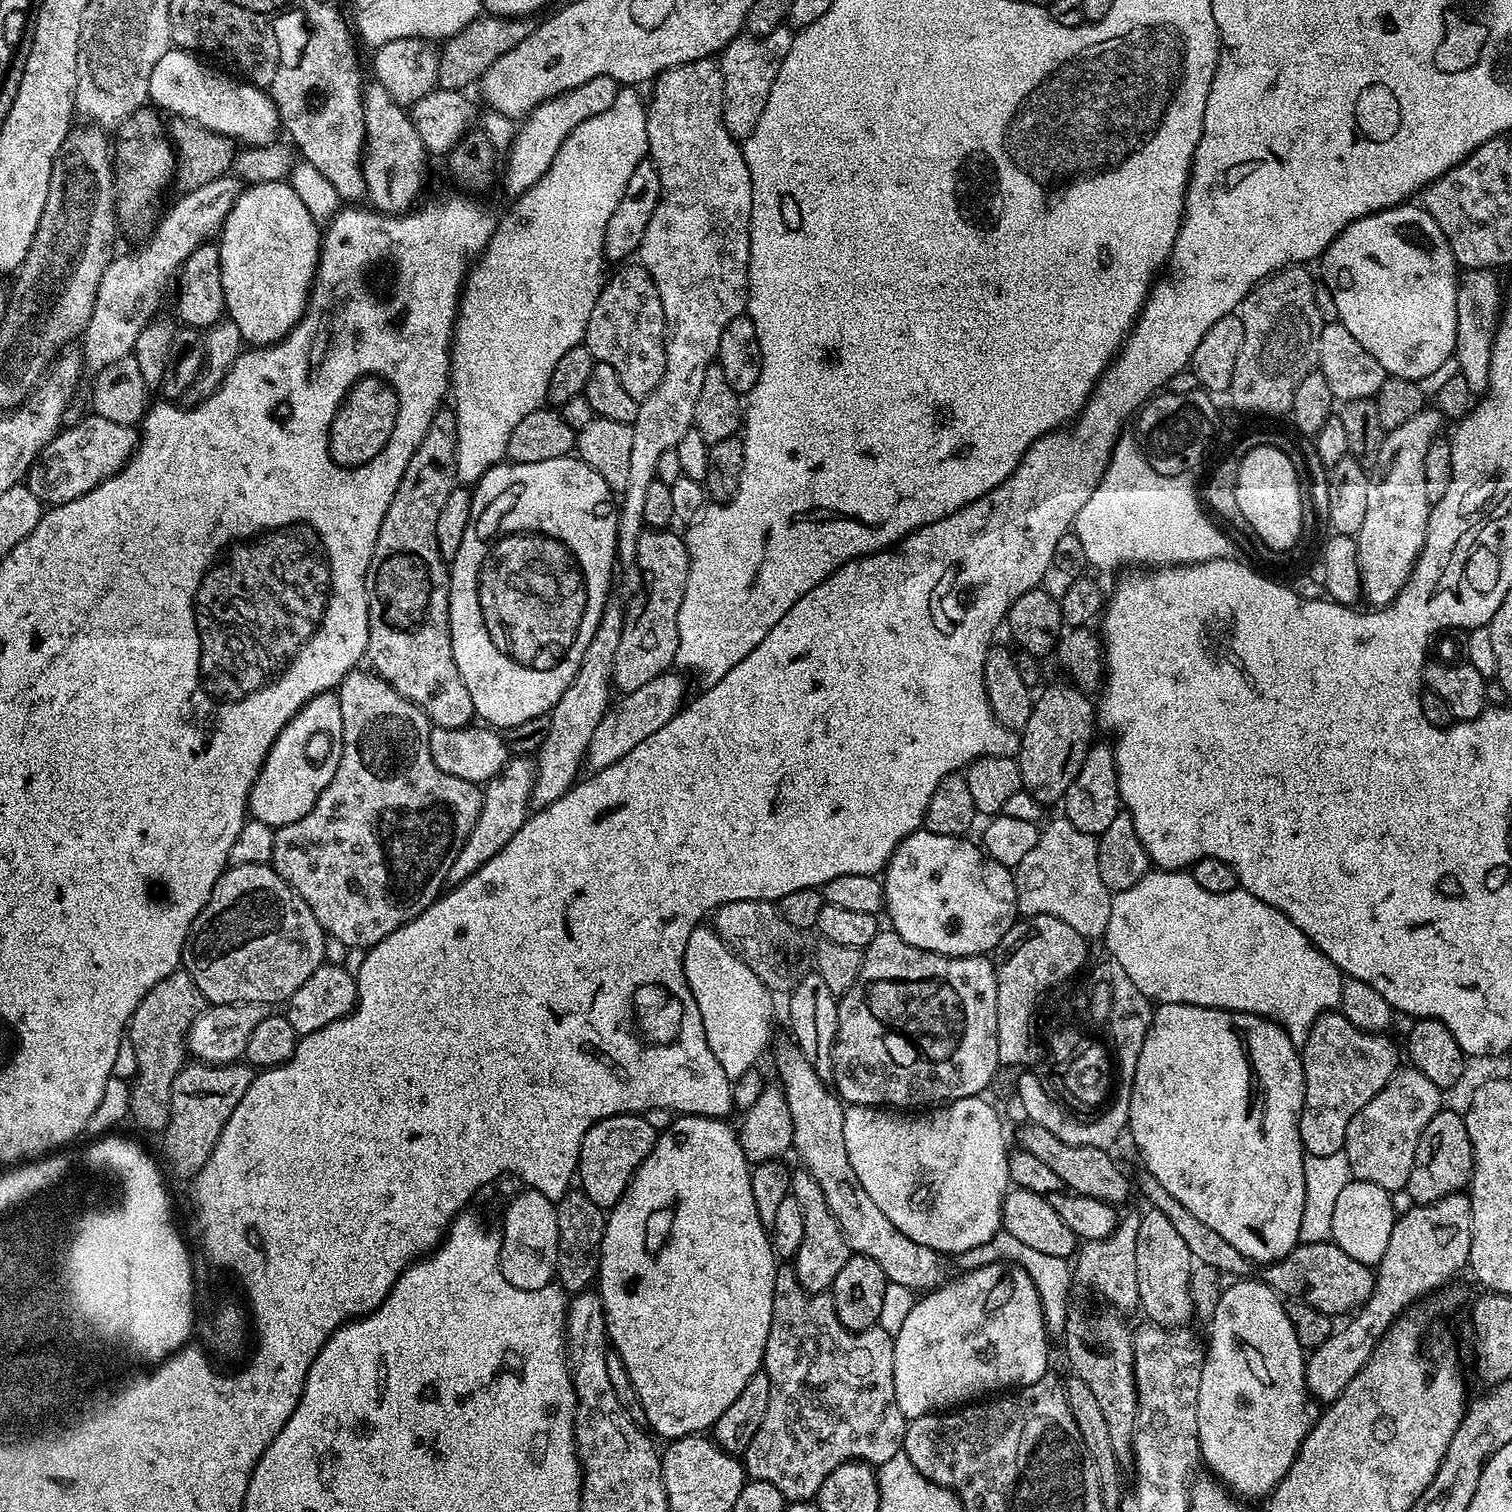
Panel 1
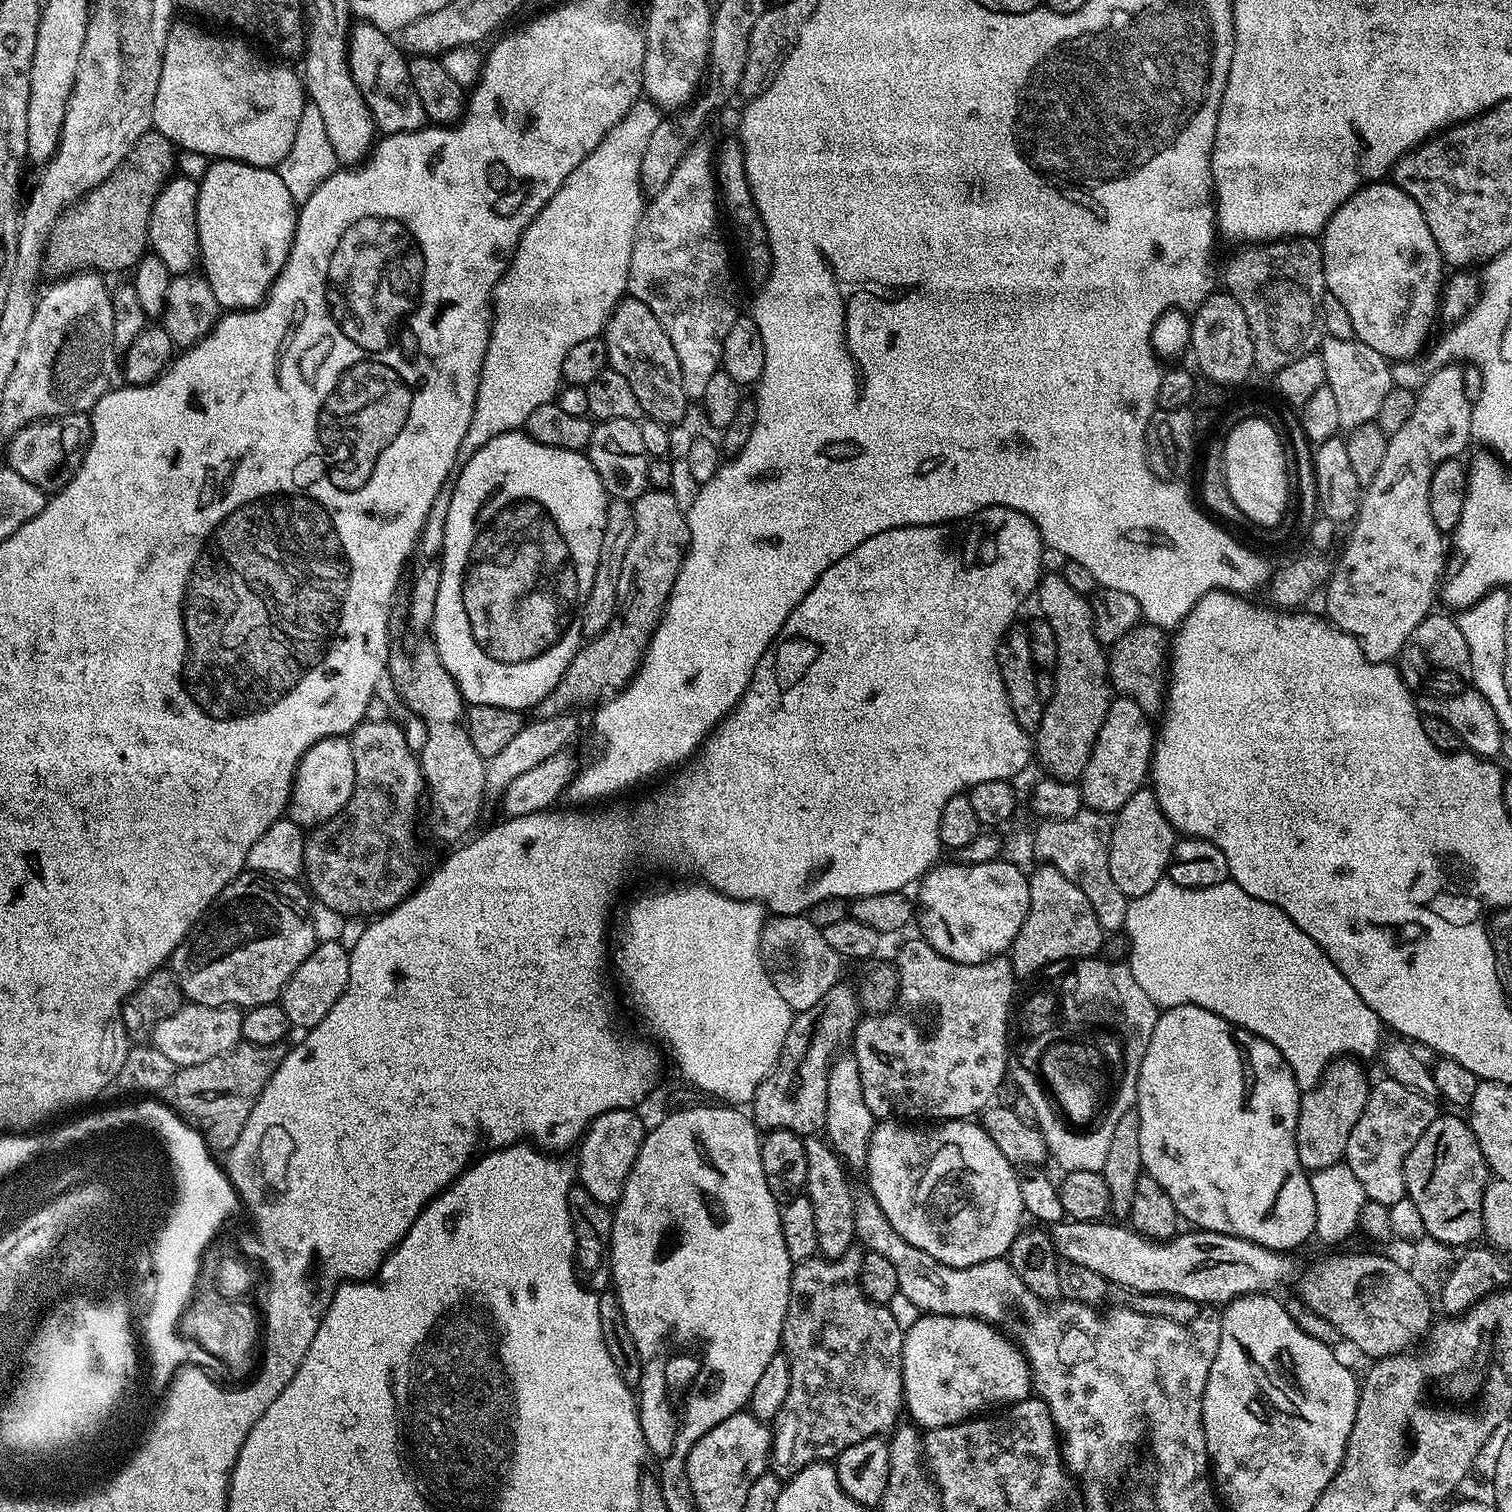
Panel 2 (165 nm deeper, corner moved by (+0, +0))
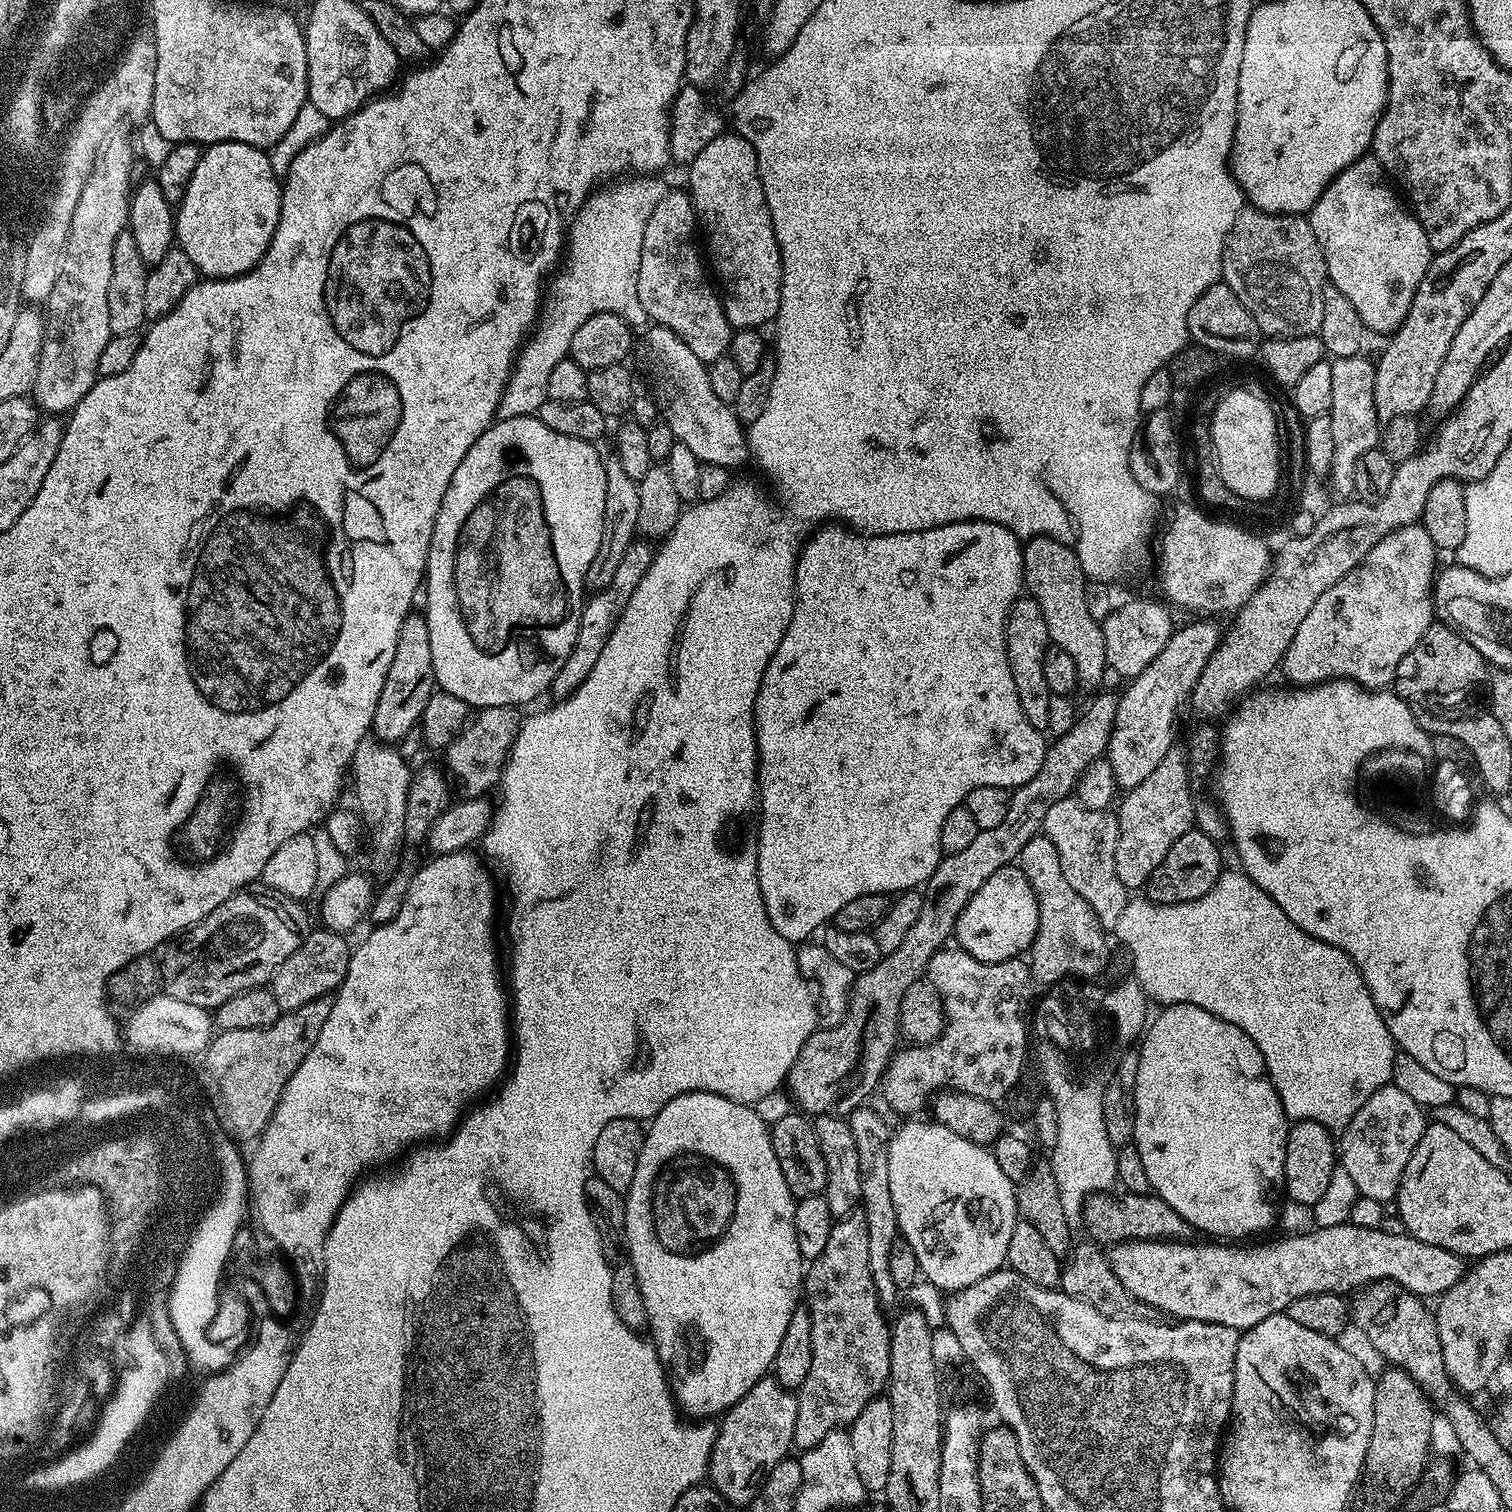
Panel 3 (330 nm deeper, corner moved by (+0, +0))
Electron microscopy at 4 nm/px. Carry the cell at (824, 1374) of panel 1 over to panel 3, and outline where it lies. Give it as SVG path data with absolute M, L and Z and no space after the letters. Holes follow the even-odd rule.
M864 1211L839 1217L822 1254L804 1273L802 1300L810 1314L810 1374L796 1397L798 1422L794 1422L792 1443L797 1449L818 1446L826 1434L847 1429L862 1414L866 1402L887 1389L892 1329L874 1290L869 1239Z

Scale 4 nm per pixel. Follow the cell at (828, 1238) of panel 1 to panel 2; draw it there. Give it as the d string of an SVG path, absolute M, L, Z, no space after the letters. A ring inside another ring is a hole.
M823 1135L804 1137L804 1149L806 1150L806 1186L804 1192L810 1198L810 1206L814 1206L814 1222L817 1223L819 1255L826 1260L833 1260L842 1254L853 1251L854 1241L856 1240L856 1227L854 1218L856 1217L856 1196L852 1192L852 1184L848 1181L850 1175L839 1154L832 1149Z

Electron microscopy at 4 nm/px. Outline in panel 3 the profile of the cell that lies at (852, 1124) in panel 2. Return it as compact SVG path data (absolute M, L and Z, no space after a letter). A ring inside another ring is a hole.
M869 1106L855 1108L848 1113L846 1119L850 1131L854 1133L854 1146L858 1149L858 1170L862 1170L862 1194L860 1203L866 1214L866 1230L868 1231L870 1274L874 1278L874 1290L878 1294L881 1305L889 1306L896 1300L898 1290L894 1286L894 1277L890 1275L890 1250L900 1236L898 1214L894 1214L894 1202L890 1199L890 1154L888 1138L890 1127Z

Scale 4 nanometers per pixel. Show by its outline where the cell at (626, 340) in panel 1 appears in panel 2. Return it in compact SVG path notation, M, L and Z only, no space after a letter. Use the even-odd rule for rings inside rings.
M625 298L610 314L608 324L604 327L602 339L608 351L608 367L618 370L626 378L642 406L644 416L659 424L675 426L684 420L690 401L682 386L682 366L662 322L654 318L654 310L646 302Z

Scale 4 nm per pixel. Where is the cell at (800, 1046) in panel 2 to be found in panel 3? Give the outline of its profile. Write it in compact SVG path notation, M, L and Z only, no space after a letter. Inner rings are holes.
M1115 691L1103 692L1096 694L1101 696L1094 697L1088 709L1077 715L1068 732L1048 744L1048 753L1042 758L1042 766L1038 766L1038 774L1012 792L1010 811L1004 821L990 830L980 830L978 838L974 838L966 850L941 859L923 893L922 914L918 914L918 922L914 922L902 946L881 955L874 970L859 973L852 981L852 996L844 1020L832 1028L821 1027L812 1033L806 1046L802 1046L786 1081L786 1088L792 1091L795 1107L801 1113L812 1118L847 1117L867 1101L864 1099L871 1092L877 1091L880 1077L898 1048L899 1016L906 990L914 982L925 979L930 958L953 939L957 918L966 902L982 890L982 882L986 882L994 870L1019 861L1022 846L1026 846L1030 838L1041 835L1050 806L1069 799L1082 773L1107 753L1120 698Z

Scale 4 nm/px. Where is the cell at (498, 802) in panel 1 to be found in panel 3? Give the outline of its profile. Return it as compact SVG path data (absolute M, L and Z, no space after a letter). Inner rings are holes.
M634 542L628 547L626 554L622 554L622 562L618 562L618 570L614 570L614 576L610 578L607 586L595 589L585 599L584 608L578 618L578 638L566 662L562 662L558 674L554 674L552 679L550 692L551 695L556 695L557 701L565 700L567 696L574 694L574 690L578 690L578 686L582 686L582 682L586 682L590 670L594 670L594 665L598 663L598 657L602 654L610 634L614 634L614 626L622 618L634 590L638 590L642 578L648 573L648 567L652 565L654 548L640 543Z

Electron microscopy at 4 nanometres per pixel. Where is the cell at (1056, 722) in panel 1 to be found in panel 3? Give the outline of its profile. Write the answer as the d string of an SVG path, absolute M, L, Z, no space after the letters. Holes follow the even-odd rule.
M1049 536L1031 537L1023 545L1024 588L1027 595L1042 606L1042 618L1048 627L1049 641L1055 647L1066 650L1078 666L1078 678L1086 689L1099 689L1104 672L1109 671L1106 662L1106 642L1101 621L1090 618L1086 607L1086 577L1074 550Z

